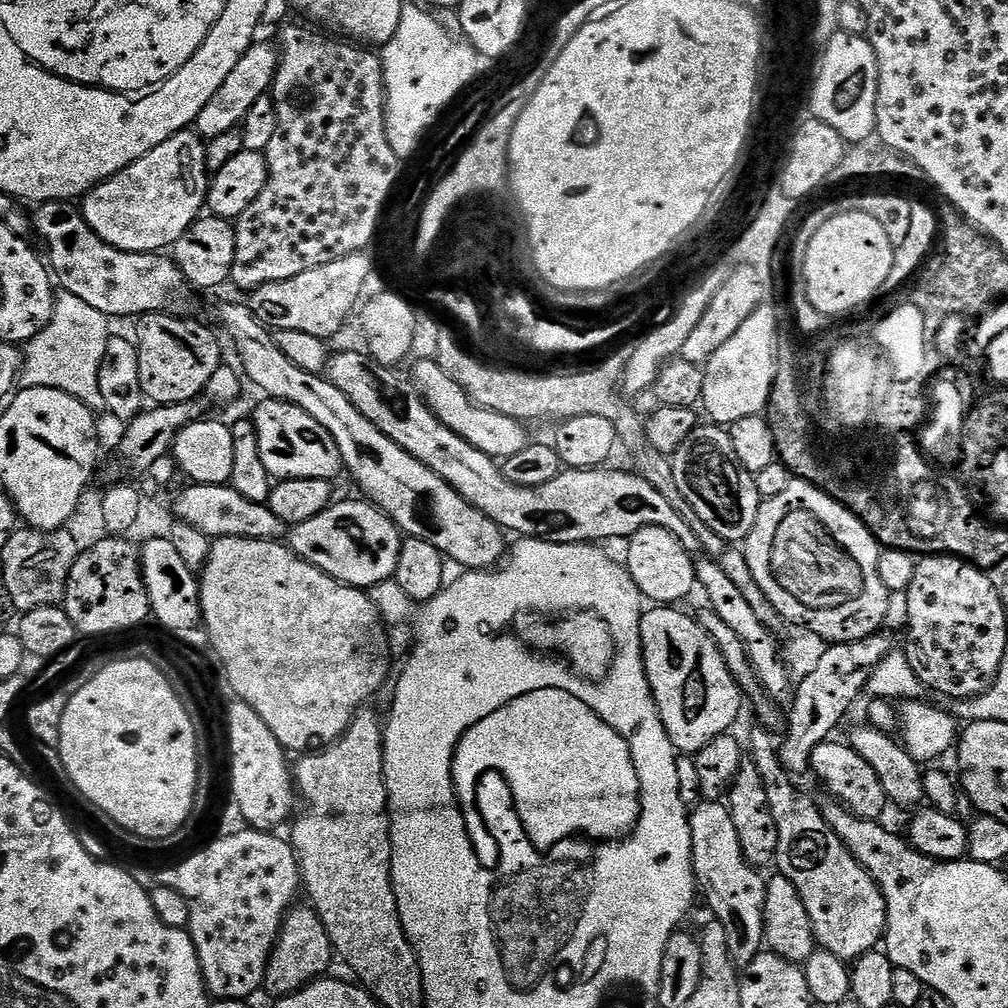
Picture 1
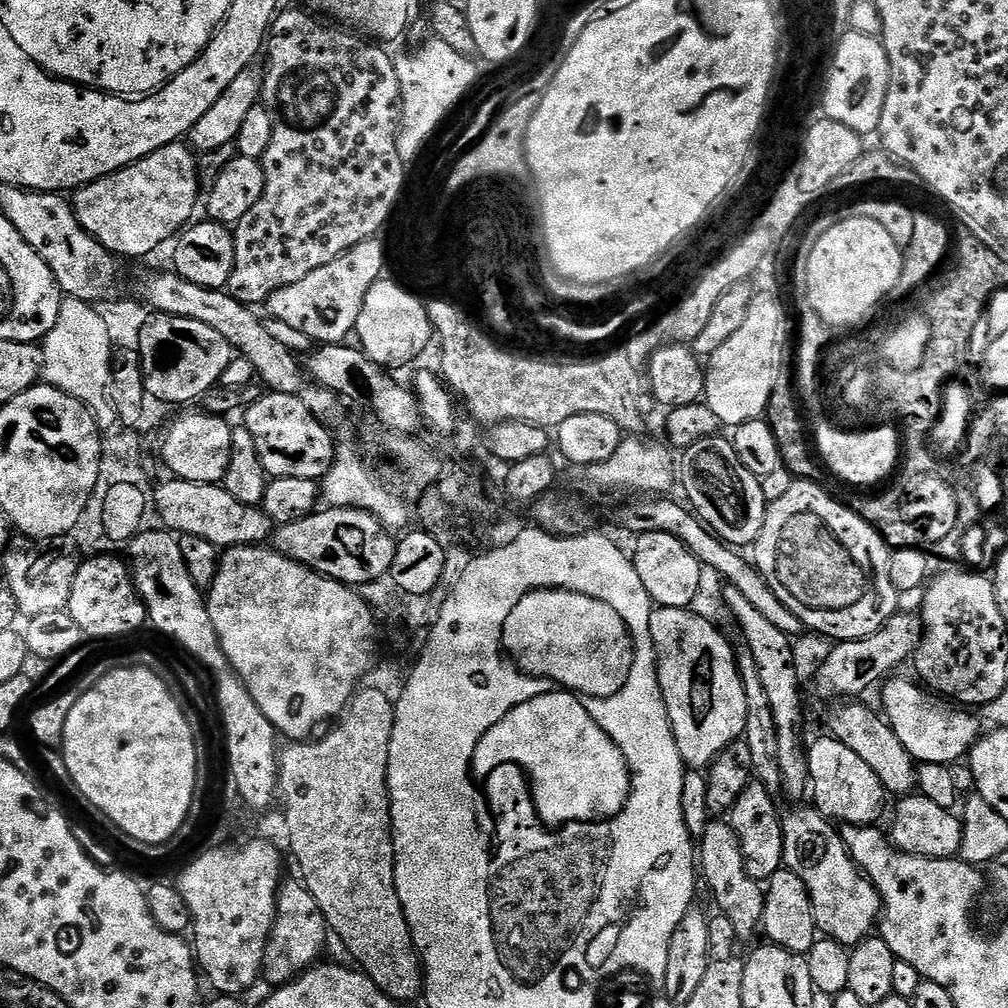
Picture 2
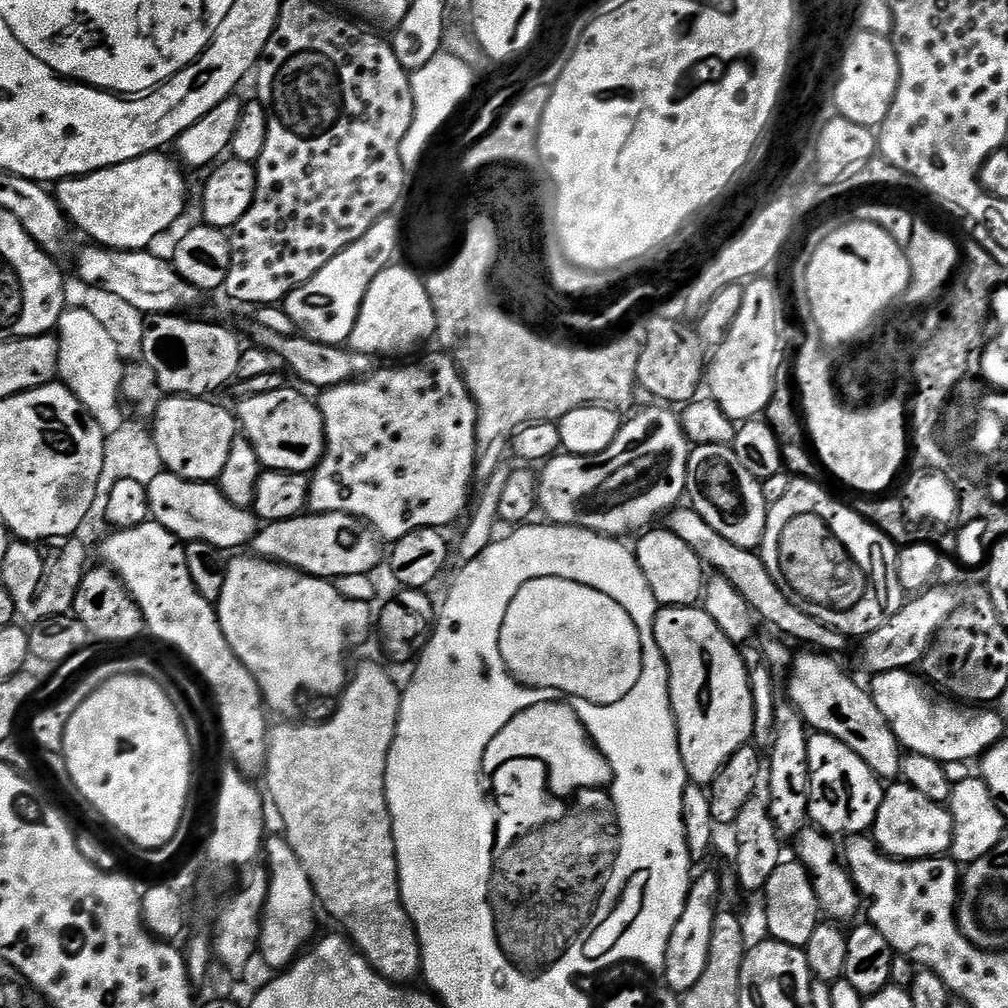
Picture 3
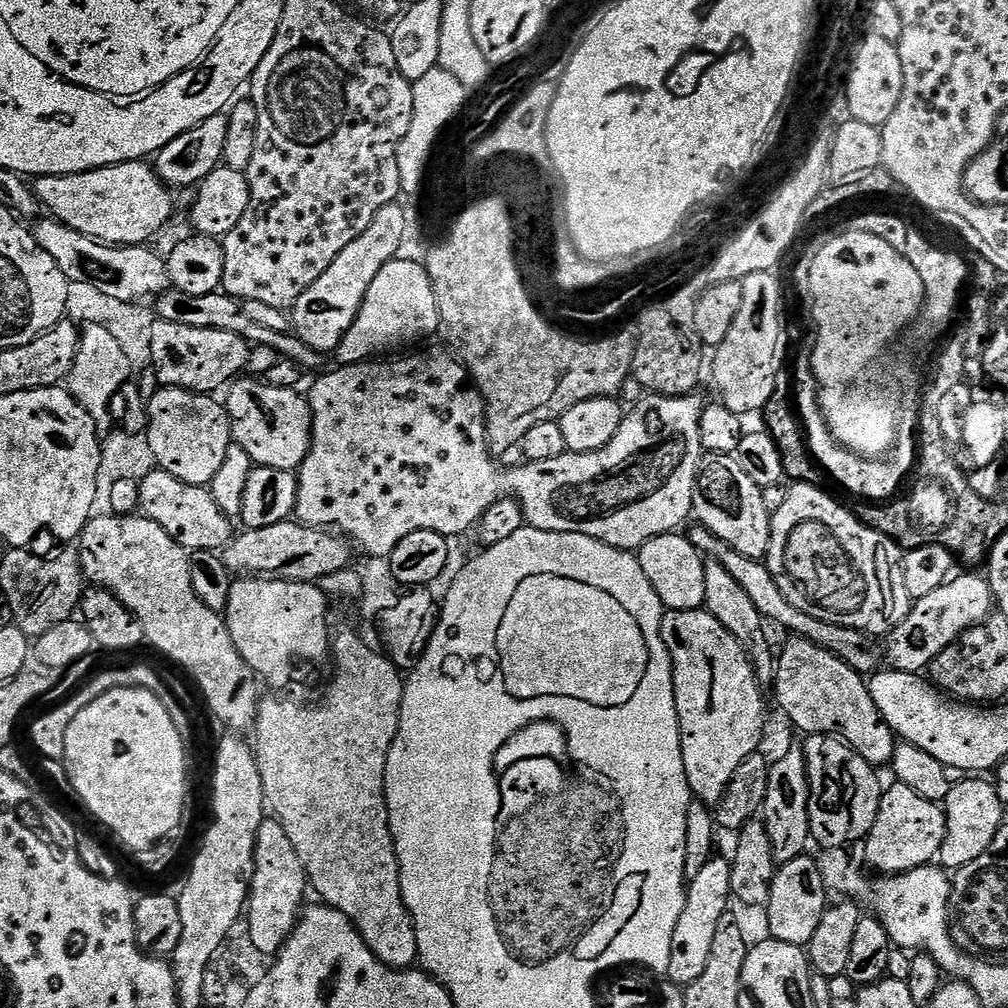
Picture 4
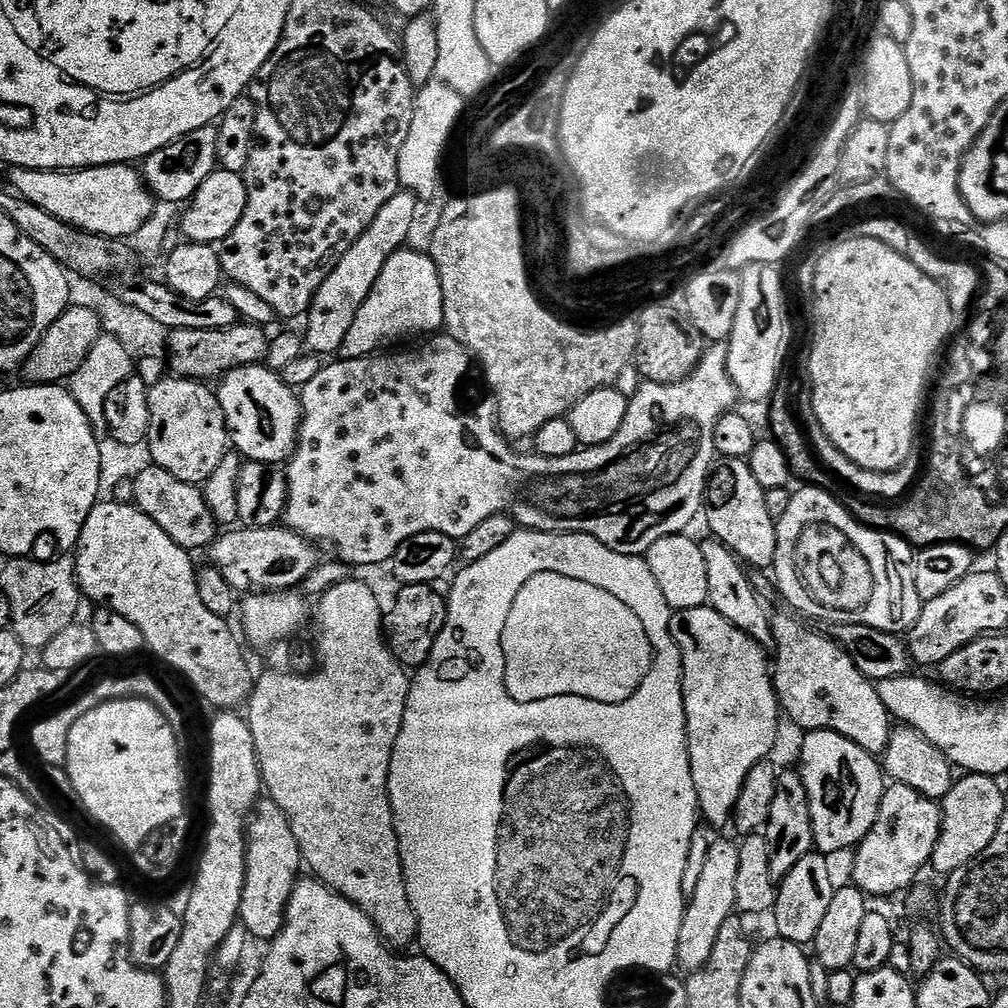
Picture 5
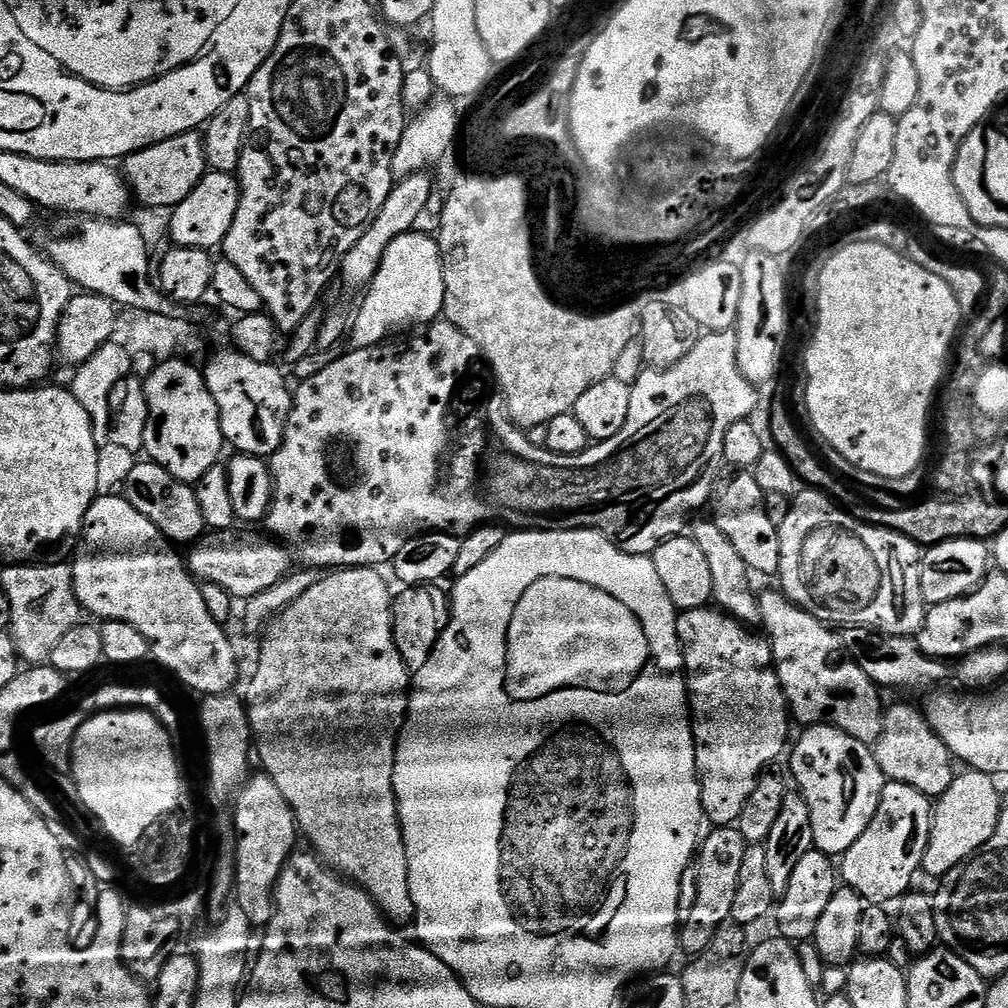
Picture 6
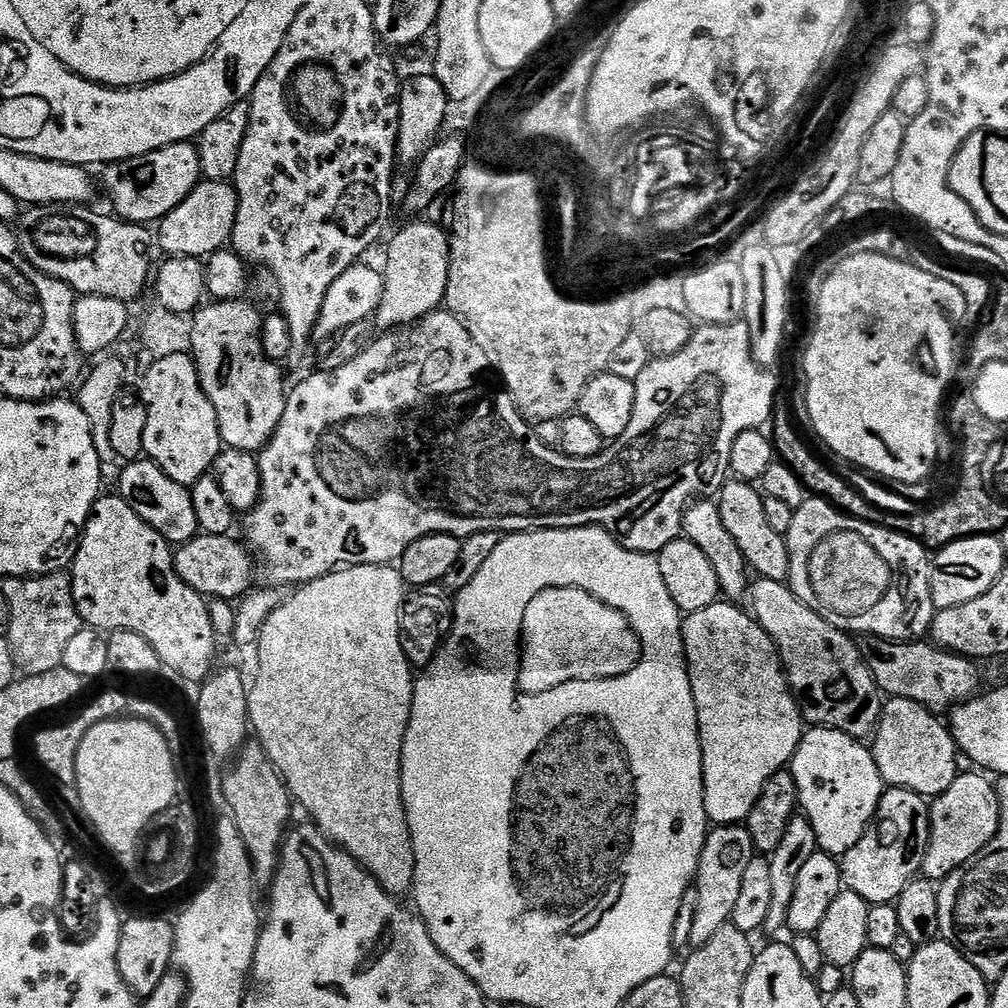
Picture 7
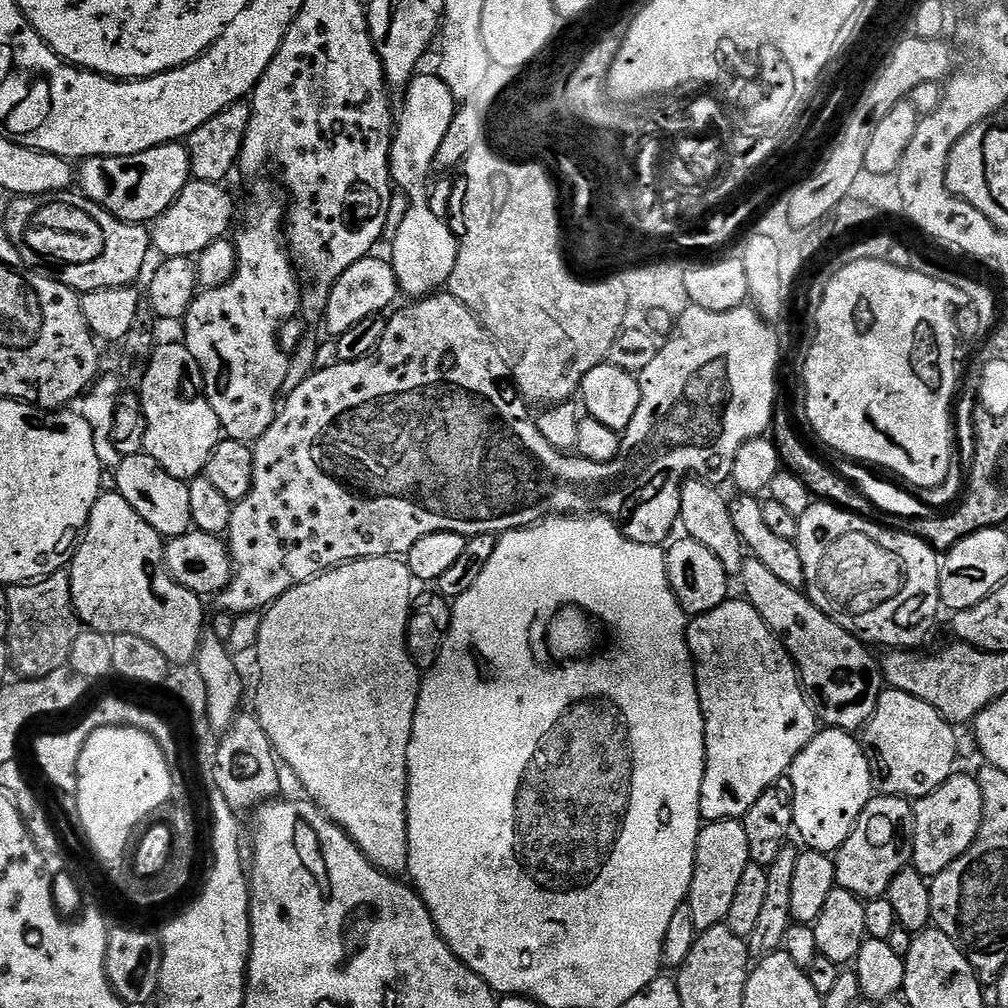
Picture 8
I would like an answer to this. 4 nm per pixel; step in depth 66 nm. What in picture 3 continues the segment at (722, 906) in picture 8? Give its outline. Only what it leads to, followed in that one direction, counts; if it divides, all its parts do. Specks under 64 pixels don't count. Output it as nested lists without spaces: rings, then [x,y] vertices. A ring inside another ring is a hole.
[[[704,872],[695,877],[692,889],[688,891],[686,906],[682,910],[682,918],[674,925],[674,934],[670,934],[670,942],[666,946],[666,962],[664,963],[664,982],[667,991],[672,994],[683,994],[690,990],[702,978],[706,971],[706,958],[710,958],[710,934],[714,931],[714,918],[718,908],[716,899],[722,896],[720,876],[717,873]]]

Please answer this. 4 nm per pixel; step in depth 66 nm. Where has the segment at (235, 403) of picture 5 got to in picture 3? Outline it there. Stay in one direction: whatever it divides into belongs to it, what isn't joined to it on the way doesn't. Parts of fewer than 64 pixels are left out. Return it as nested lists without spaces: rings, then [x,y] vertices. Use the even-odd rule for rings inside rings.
[[[287,386],[239,401],[238,424],[265,469],[308,474],[324,453],[324,419],[315,399],[307,400],[292,388]]]

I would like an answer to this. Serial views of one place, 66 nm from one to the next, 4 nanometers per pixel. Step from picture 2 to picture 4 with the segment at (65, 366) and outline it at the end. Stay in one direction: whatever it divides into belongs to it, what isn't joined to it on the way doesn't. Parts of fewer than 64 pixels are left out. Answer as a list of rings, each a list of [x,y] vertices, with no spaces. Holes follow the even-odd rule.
[[[89,324],[80,333],[80,345],[74,358],[72,369],[66,381],[67,391],[90,414],[97,433],[108,434],[113,431],[111,416],[111,399],[119,388],[133,375],[130,362],[126,362],[126,354],[122,354],[122,346],[110,335],[110,330],[102,330],[102,326]]]

